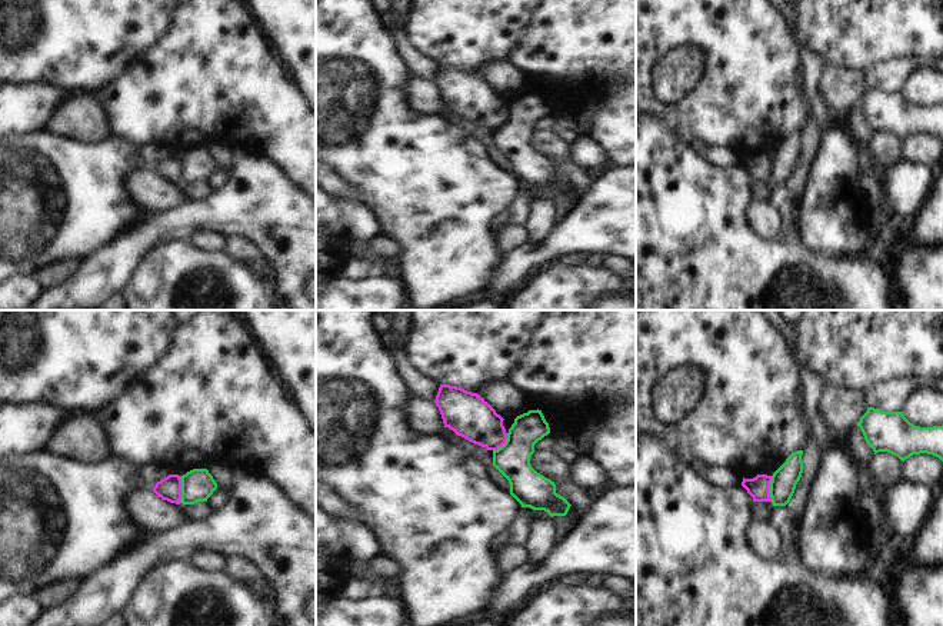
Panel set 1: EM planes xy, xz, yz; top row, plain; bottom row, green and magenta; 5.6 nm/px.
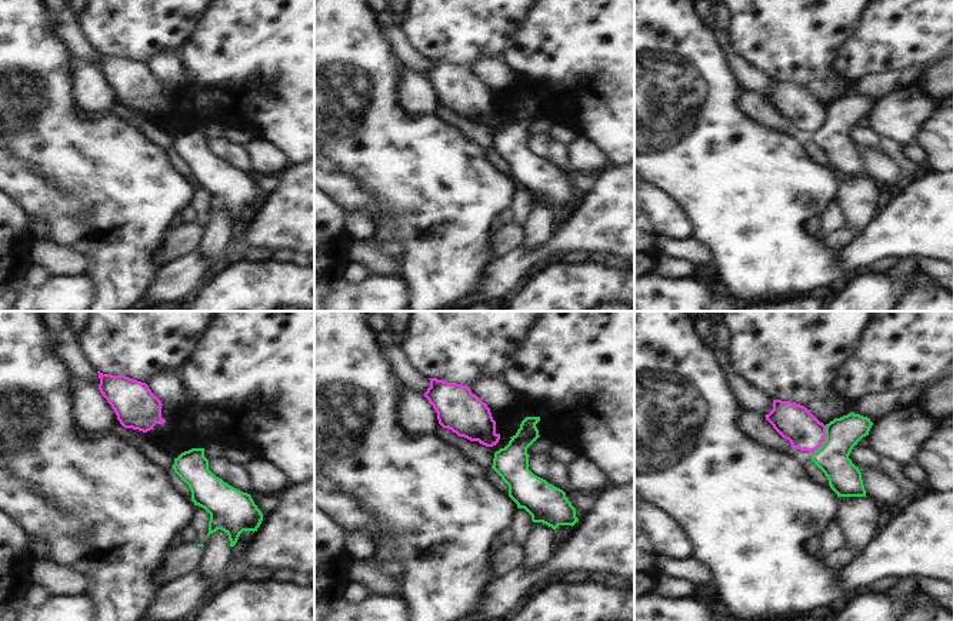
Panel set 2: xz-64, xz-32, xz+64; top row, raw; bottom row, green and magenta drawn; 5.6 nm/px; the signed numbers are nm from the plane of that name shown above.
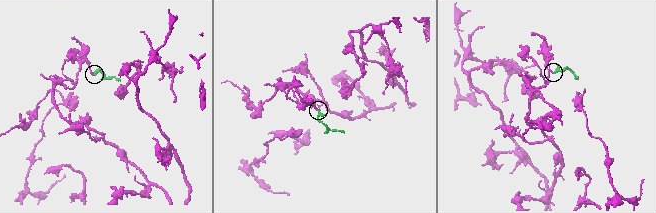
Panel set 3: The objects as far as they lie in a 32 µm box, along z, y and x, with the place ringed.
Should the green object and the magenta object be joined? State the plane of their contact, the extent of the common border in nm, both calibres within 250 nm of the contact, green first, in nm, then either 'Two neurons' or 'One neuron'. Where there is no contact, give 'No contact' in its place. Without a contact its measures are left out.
Touches green in xy. Shared border 150 nm. Thickness 190 nm (green) against 130 nm. Two neurons

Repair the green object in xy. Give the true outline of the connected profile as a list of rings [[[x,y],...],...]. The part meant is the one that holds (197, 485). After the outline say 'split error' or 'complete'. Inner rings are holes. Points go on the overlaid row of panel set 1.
[[[193,469],[181,479],[181,499],[183,505],[194,505],[197,502],[207,502],[207,499],[217,489],[217,483],[207,469]]]; complete

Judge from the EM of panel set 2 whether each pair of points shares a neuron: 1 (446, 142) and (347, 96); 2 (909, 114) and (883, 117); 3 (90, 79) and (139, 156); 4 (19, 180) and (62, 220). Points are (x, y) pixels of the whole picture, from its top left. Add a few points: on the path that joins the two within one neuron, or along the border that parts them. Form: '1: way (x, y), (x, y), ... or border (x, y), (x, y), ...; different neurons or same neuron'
1: way (422, 142), (393, 142), (372, 120); same neuron
2: way (903, 114), (889, 117); same neuron
3: border (109, 112), (105, 114); different neurons
4: way (29, 190), (52, 210); same neuron

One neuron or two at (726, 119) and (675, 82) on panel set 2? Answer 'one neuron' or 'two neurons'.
one neuron

